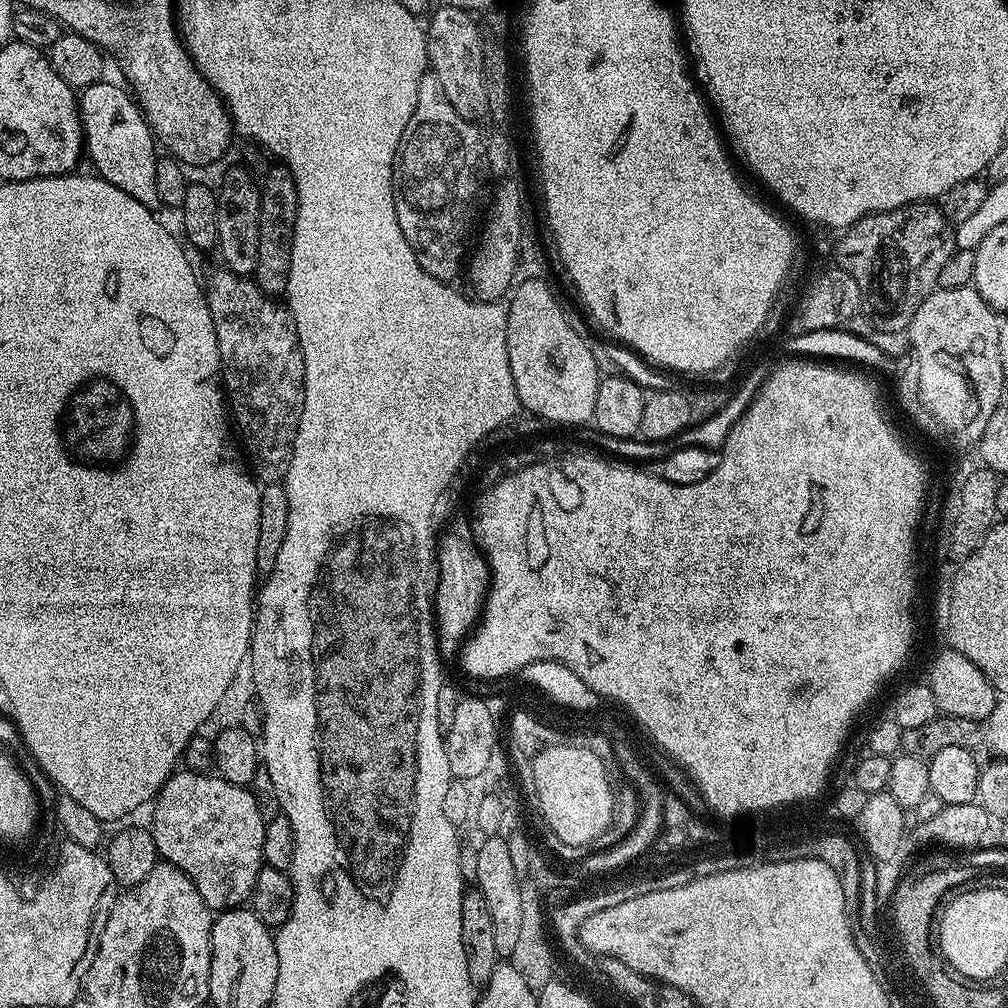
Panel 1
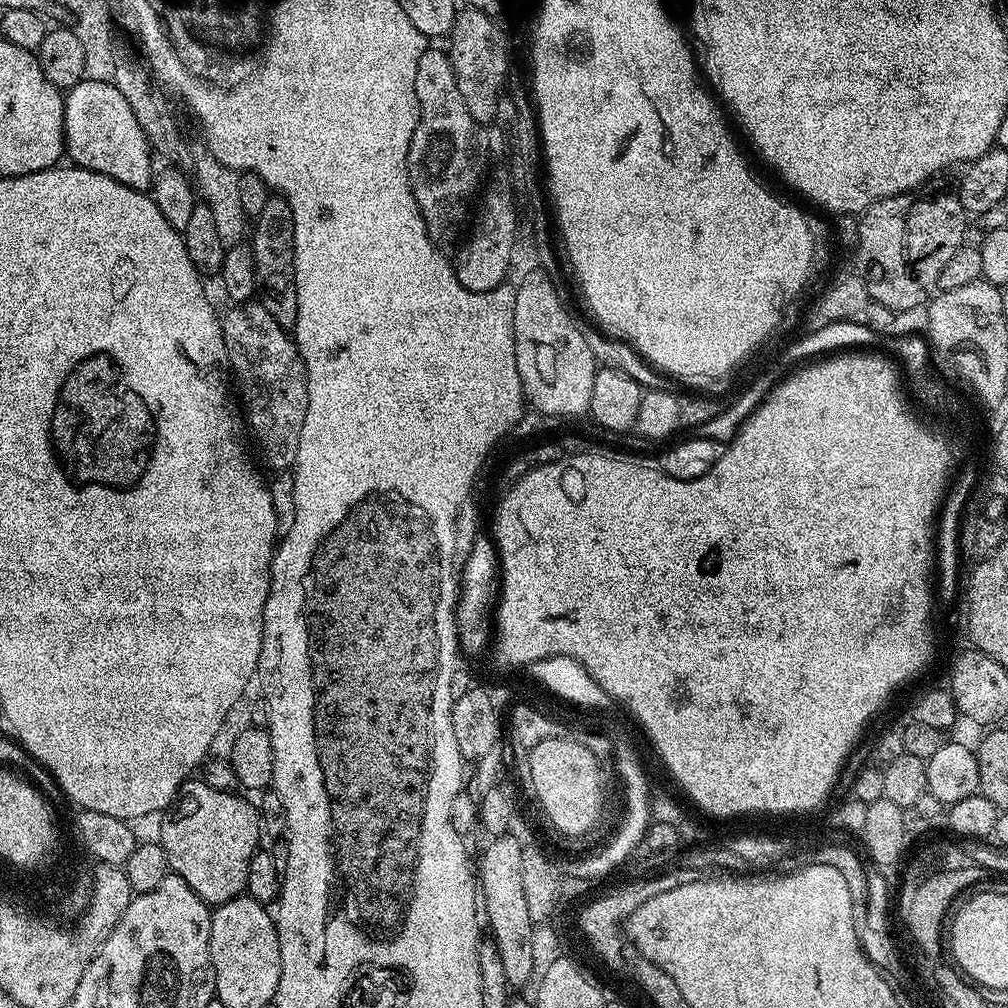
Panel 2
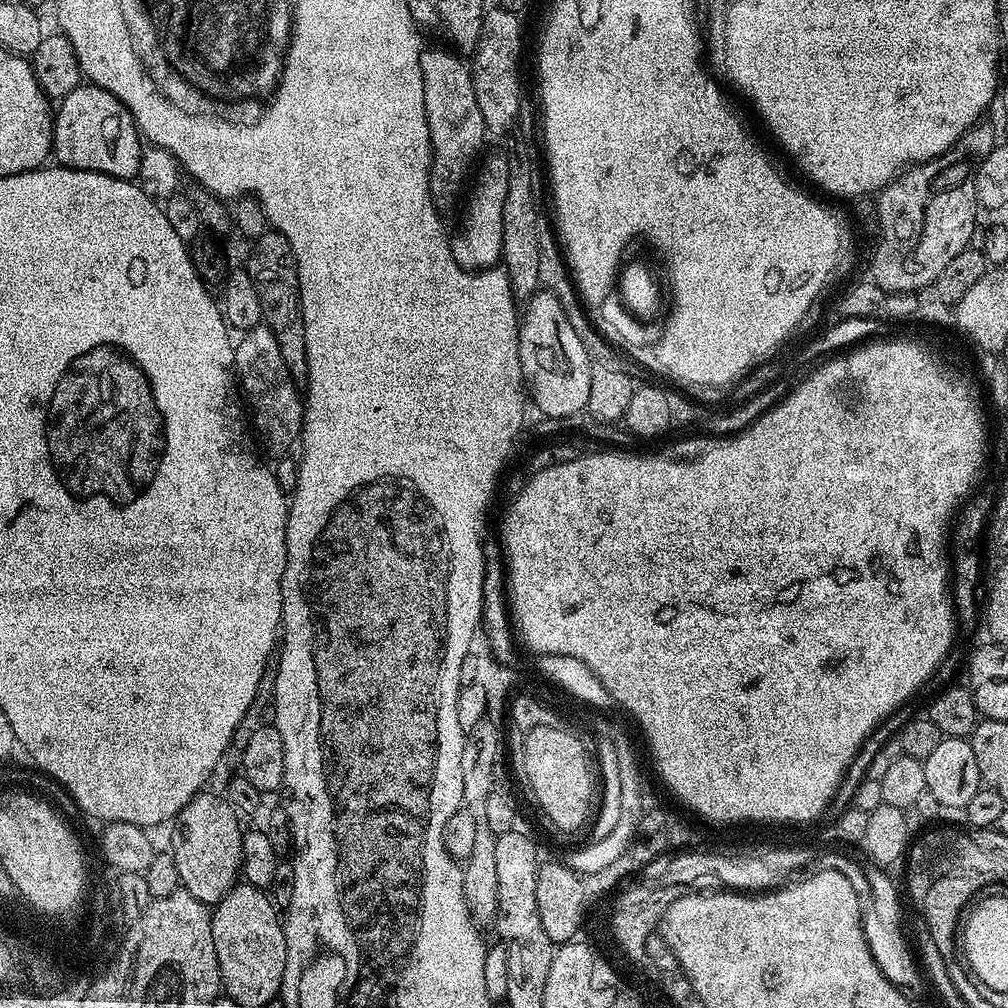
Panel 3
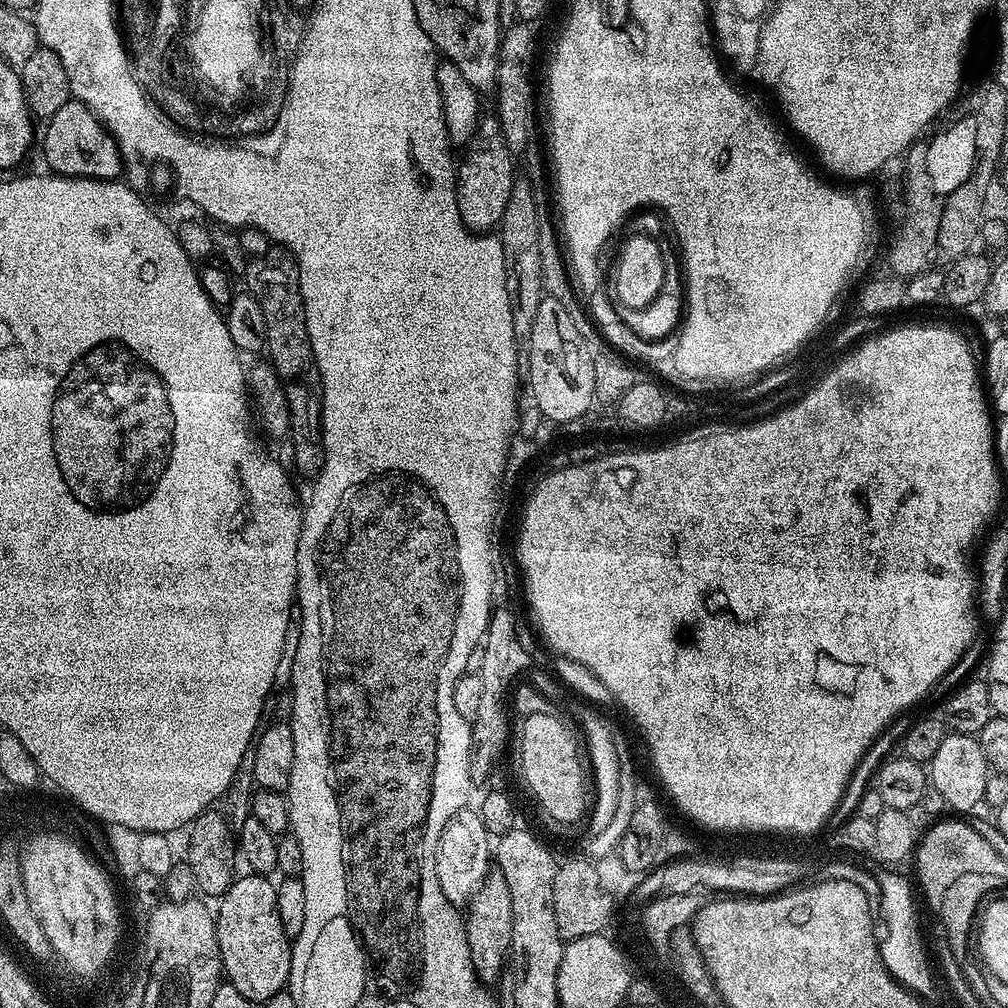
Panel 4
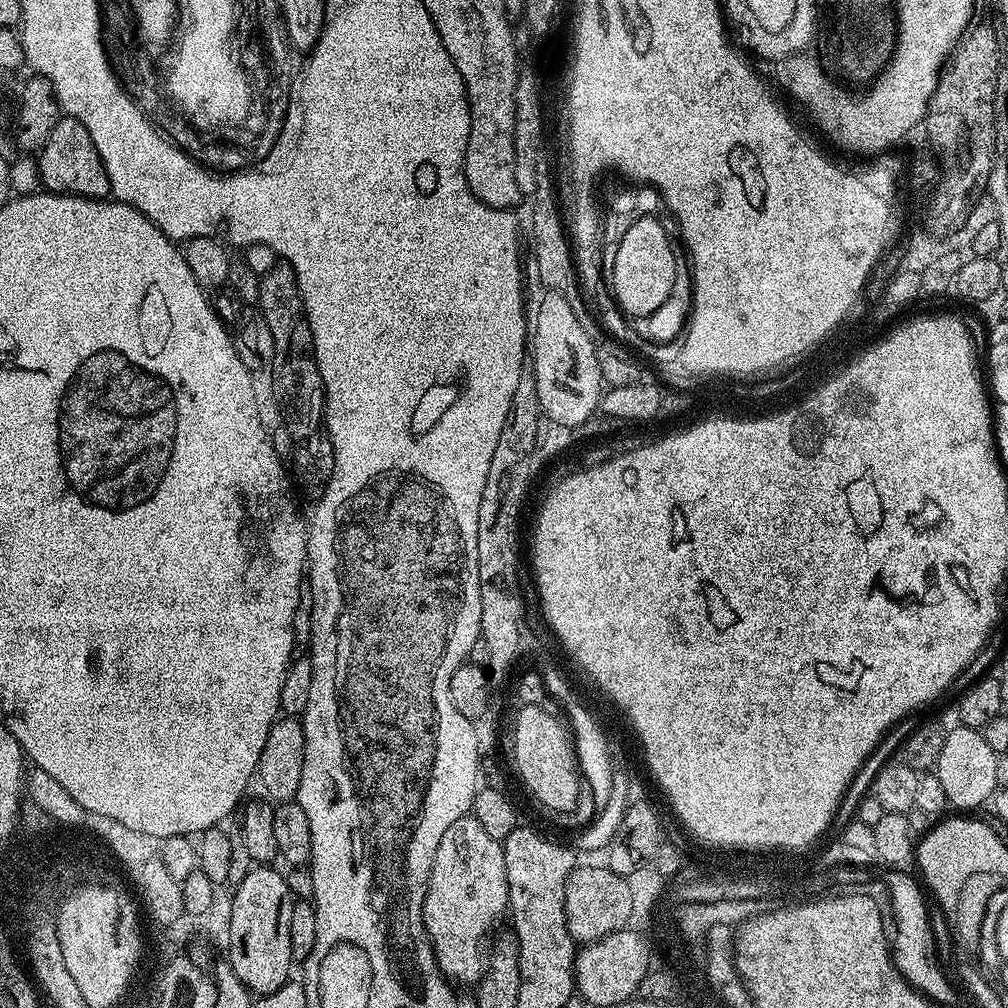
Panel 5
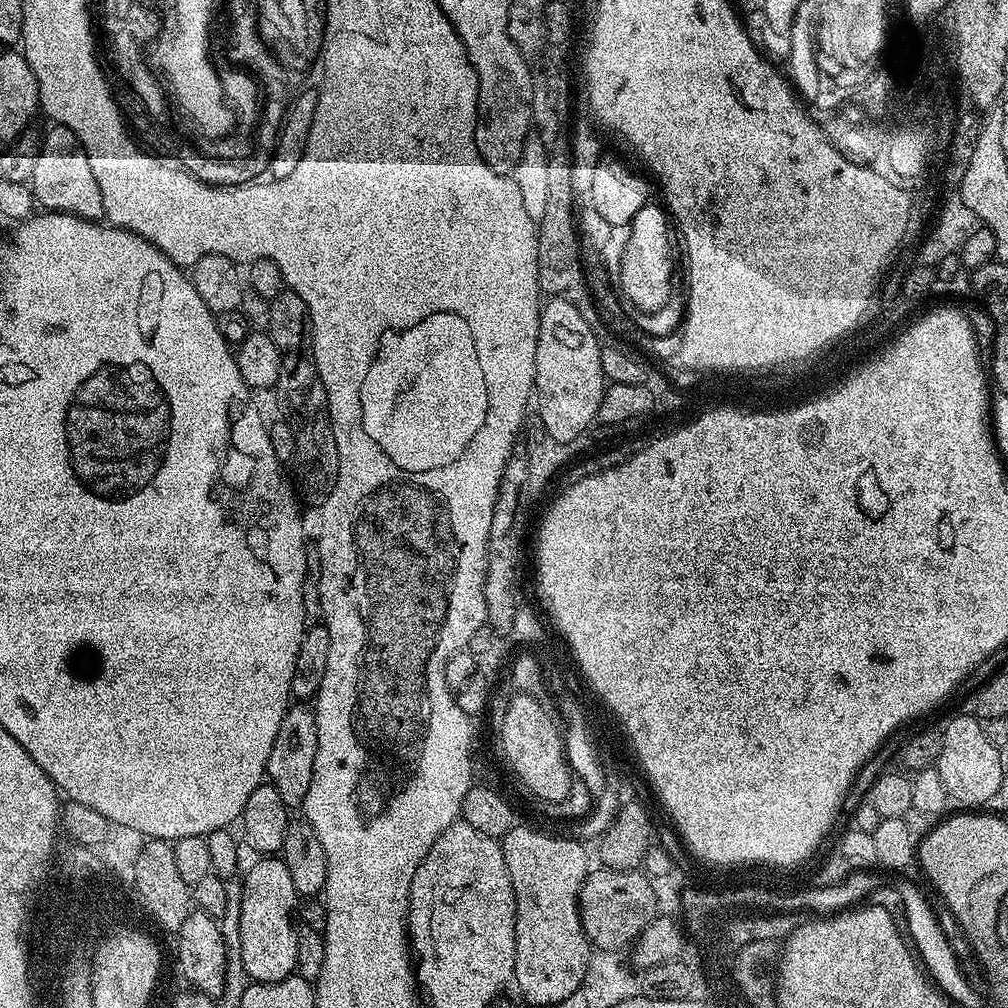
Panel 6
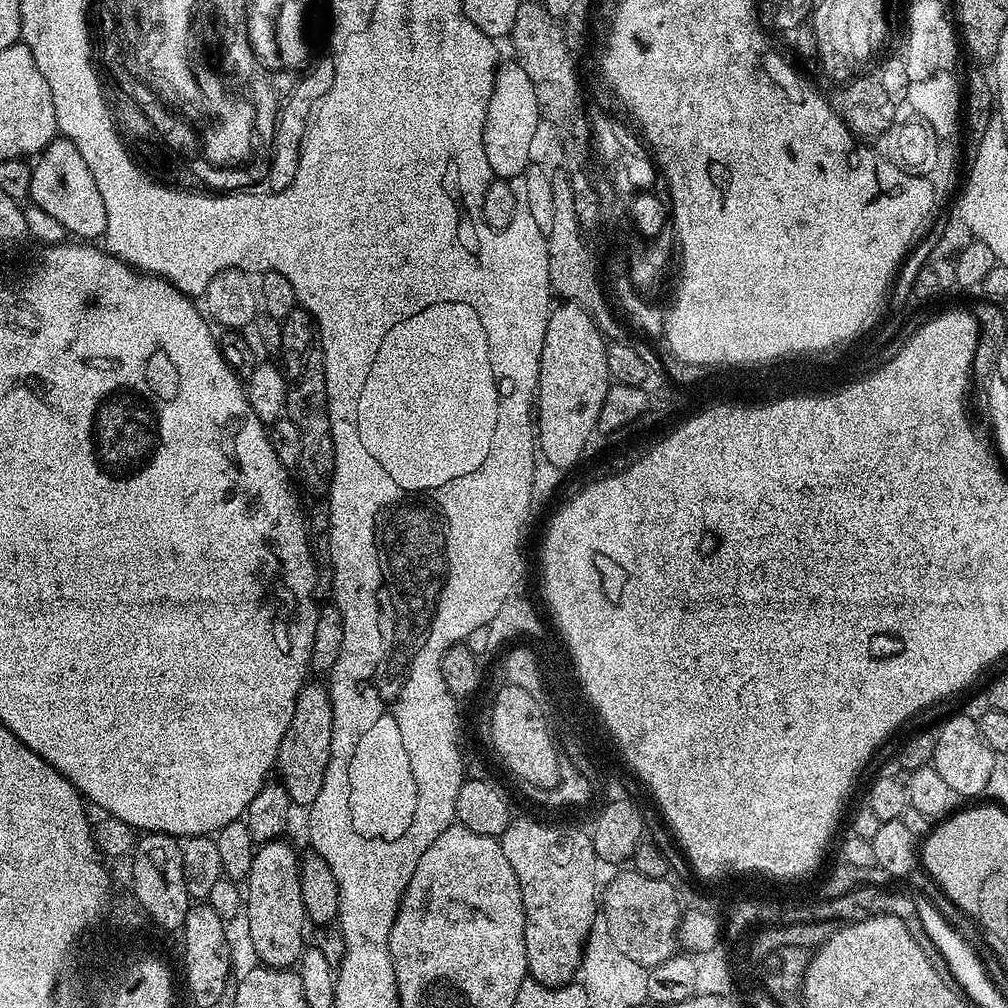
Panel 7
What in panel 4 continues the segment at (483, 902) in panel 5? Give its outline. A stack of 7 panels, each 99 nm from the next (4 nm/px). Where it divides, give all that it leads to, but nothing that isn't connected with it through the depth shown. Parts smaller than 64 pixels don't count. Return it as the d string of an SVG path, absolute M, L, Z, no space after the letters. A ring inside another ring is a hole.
M465 806L446 822L436 847L436 873L442 885L442 894L451 904L464 906L482 886L494 860L494 844L475 807ZM460 888L460 892L458 889Z

